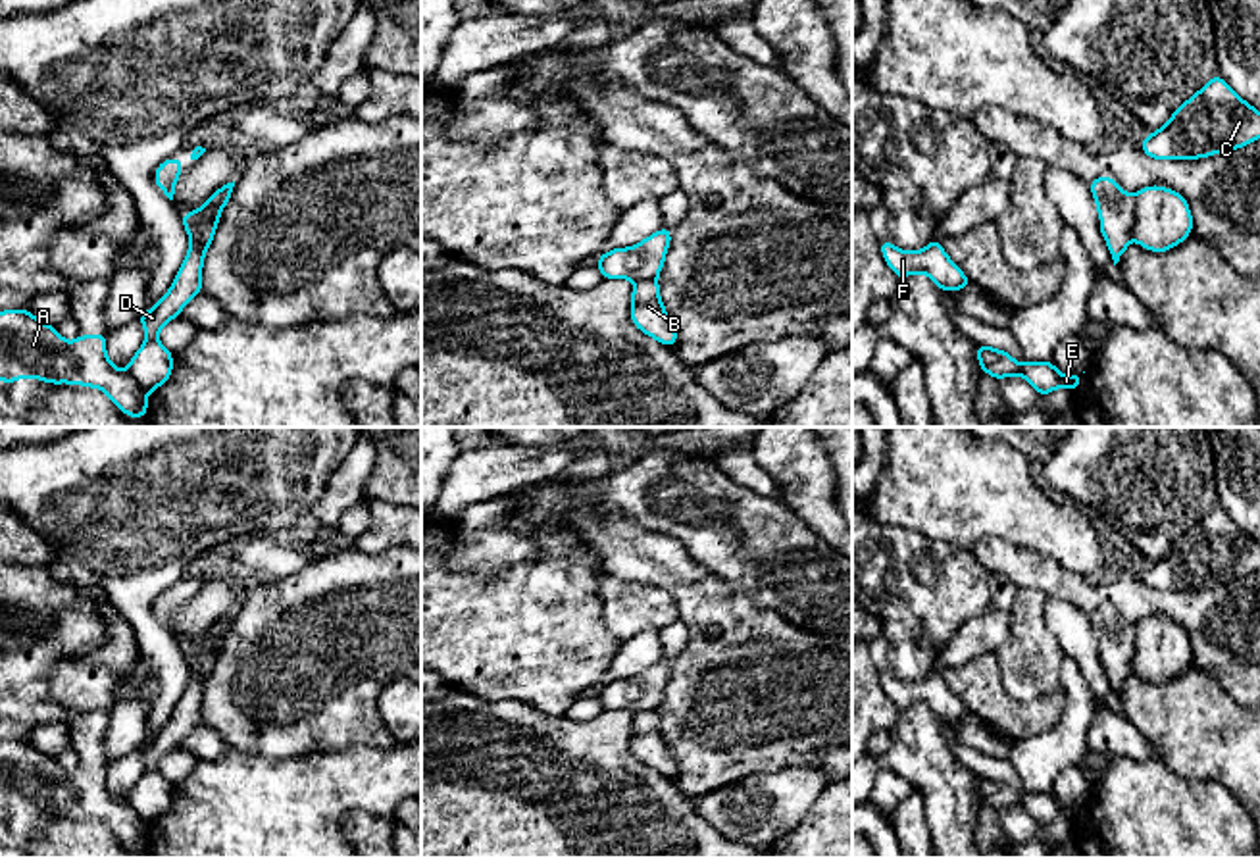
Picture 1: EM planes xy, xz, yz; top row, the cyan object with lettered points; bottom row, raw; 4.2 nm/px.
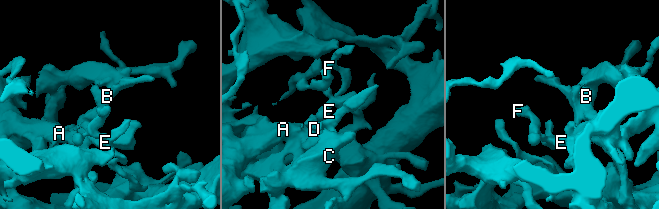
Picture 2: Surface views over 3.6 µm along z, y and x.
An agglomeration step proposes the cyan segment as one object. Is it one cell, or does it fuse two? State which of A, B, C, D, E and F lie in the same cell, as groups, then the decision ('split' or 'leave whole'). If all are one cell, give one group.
A C D E F / B; split

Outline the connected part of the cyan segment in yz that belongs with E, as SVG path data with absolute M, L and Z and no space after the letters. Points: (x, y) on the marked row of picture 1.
M977 344L977 362L983 373L993 375L995 379L1004 379L1016 373L1021 375L1039 396L1048 394L1058 387L1066 387L1073 392L1083 381L1083 373L1062 375L1050 360L1018 364L1008 352L987 344Z

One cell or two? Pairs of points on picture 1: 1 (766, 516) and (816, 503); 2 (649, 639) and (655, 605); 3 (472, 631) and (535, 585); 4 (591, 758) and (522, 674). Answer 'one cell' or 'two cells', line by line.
1: two cells
2: two cells
3: one cell
4: two cells

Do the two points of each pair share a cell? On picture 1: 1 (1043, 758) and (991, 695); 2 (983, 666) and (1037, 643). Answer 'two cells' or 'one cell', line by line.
1: two cells
2: two cells

